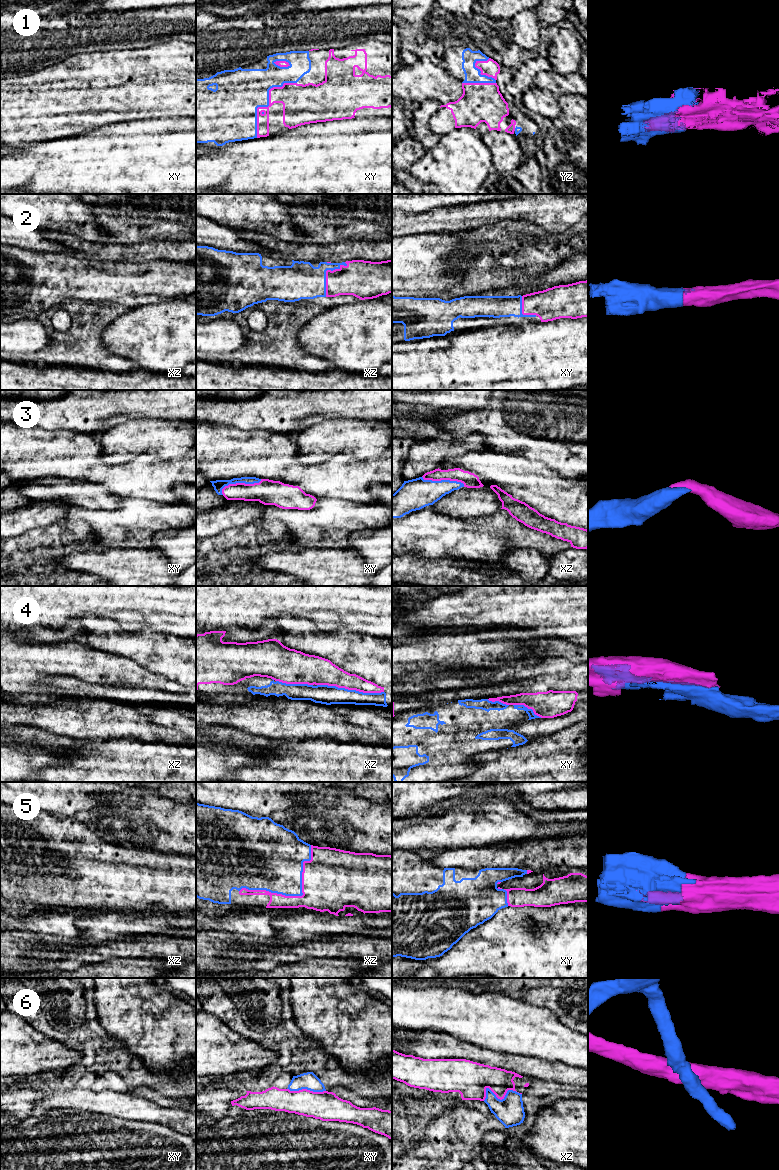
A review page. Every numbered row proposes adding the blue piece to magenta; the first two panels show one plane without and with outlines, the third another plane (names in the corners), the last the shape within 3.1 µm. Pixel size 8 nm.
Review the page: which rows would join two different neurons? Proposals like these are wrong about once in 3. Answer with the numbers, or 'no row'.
4, 6

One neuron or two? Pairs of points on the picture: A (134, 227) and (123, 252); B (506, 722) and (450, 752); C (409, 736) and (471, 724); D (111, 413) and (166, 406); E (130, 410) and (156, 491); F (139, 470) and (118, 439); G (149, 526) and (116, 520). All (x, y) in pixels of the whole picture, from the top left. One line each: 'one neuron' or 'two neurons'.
A: two neurons
B: one neuron
C: one neuron
D: one neuron
E: two neurons
F: two neurons
G: one neuron

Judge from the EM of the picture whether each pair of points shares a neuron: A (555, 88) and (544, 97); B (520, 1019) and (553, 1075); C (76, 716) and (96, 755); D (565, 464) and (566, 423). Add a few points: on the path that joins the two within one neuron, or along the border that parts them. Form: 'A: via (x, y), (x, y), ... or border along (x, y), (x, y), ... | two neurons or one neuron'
A: border along (534, 85), (550, 90), (557, 97) | two neurons
B: border along (521, 1054), (548, 1060), (558, 1060), (567, 1065) | two neurons
C: border along (93, 739), (85, 741) | two neurons
D: via (545, 444), (526, 434), (546, 432) | one neuron

